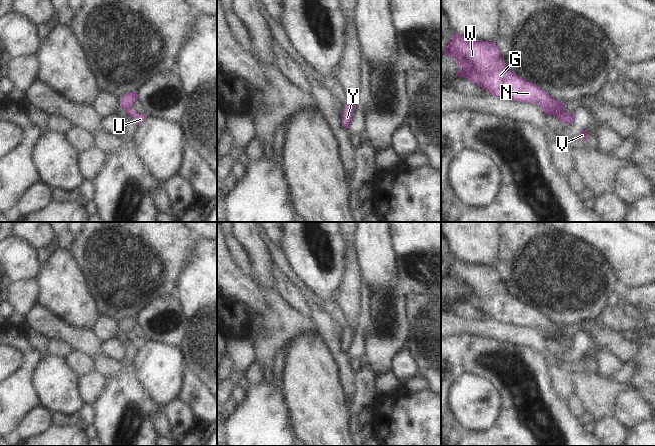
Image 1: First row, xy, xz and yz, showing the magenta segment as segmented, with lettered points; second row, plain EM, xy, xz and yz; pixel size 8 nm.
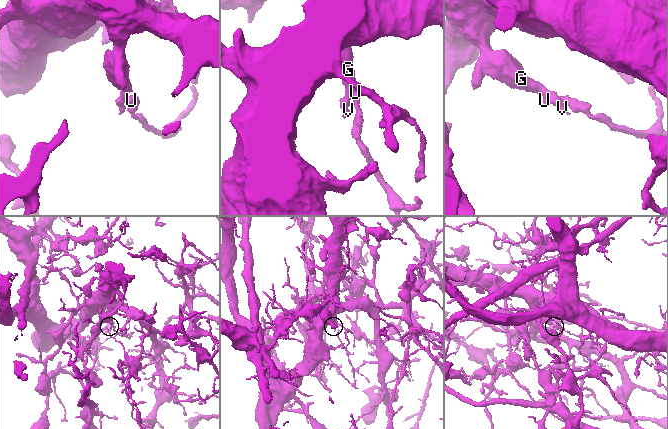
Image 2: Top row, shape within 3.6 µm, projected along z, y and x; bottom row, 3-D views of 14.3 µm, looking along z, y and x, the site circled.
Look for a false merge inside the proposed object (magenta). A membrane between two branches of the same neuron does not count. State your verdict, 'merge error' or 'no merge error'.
merge error

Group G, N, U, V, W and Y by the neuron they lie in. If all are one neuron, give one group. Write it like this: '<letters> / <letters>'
G N V W Y / U

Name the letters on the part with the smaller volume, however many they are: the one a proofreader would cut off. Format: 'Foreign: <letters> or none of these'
Foreign: U

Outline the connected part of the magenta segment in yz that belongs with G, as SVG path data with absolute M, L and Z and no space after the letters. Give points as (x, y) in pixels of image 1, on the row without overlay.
M454 257L441 280L449 279L458 290L455 301L469 303L487 316L510 325L546 331L560 345L571 349L575 338L564 334L564 326L552 322L539 310L510 294L498 269Z

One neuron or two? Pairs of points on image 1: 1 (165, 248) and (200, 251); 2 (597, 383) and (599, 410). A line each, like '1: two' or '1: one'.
1: two
2: one

